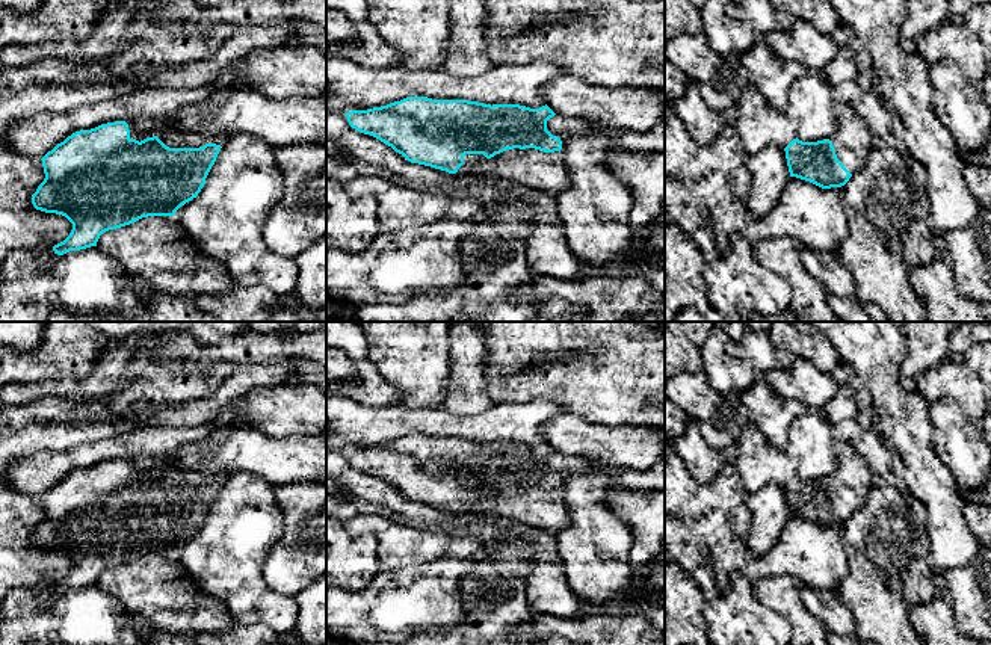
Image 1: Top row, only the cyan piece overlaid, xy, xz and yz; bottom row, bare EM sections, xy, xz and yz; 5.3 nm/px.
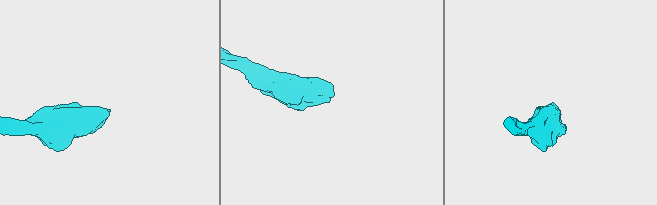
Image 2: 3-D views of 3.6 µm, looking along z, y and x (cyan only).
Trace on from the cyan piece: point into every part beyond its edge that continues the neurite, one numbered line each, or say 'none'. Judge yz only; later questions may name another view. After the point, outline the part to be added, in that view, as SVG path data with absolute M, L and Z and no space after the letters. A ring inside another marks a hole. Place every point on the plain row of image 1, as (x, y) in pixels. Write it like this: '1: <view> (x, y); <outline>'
1: yz (852, 481); M834 440L837 468L829 476L837 497L854 514L866 505L876 483L860 453L844 440Z

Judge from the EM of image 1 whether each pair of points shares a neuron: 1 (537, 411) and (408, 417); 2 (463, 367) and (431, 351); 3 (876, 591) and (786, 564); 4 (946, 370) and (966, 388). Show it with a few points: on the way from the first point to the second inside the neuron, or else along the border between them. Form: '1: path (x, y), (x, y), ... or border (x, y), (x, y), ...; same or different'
1: path (505, 422), (499, 425), (440, 423); same
2: border (450, 337), (449, 381), (444, 395); different
3: border (843, 544), (848, 574), (837, 591); different
4: path (950, 375), (961, 384); same

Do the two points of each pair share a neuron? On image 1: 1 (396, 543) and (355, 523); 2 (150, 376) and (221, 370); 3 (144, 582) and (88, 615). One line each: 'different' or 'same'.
1: same
2: same
3: different

